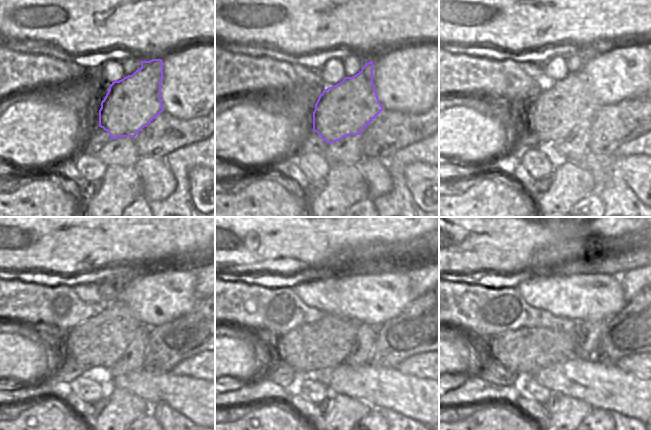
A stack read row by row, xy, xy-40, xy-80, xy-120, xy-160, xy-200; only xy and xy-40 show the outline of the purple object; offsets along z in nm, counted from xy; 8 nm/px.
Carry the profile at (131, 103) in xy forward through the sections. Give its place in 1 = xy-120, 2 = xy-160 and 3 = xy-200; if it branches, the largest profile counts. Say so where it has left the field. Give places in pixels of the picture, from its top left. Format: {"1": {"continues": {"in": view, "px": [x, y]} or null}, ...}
{"1": {"continues": {"in": "xy-120", "px": [100, 341]}}, "2": {"continues": {"in": "xy-160", "px": [314, 349]}}, "3": {"continues": {"in": "xy-200", "px": [525, 351]}}}

